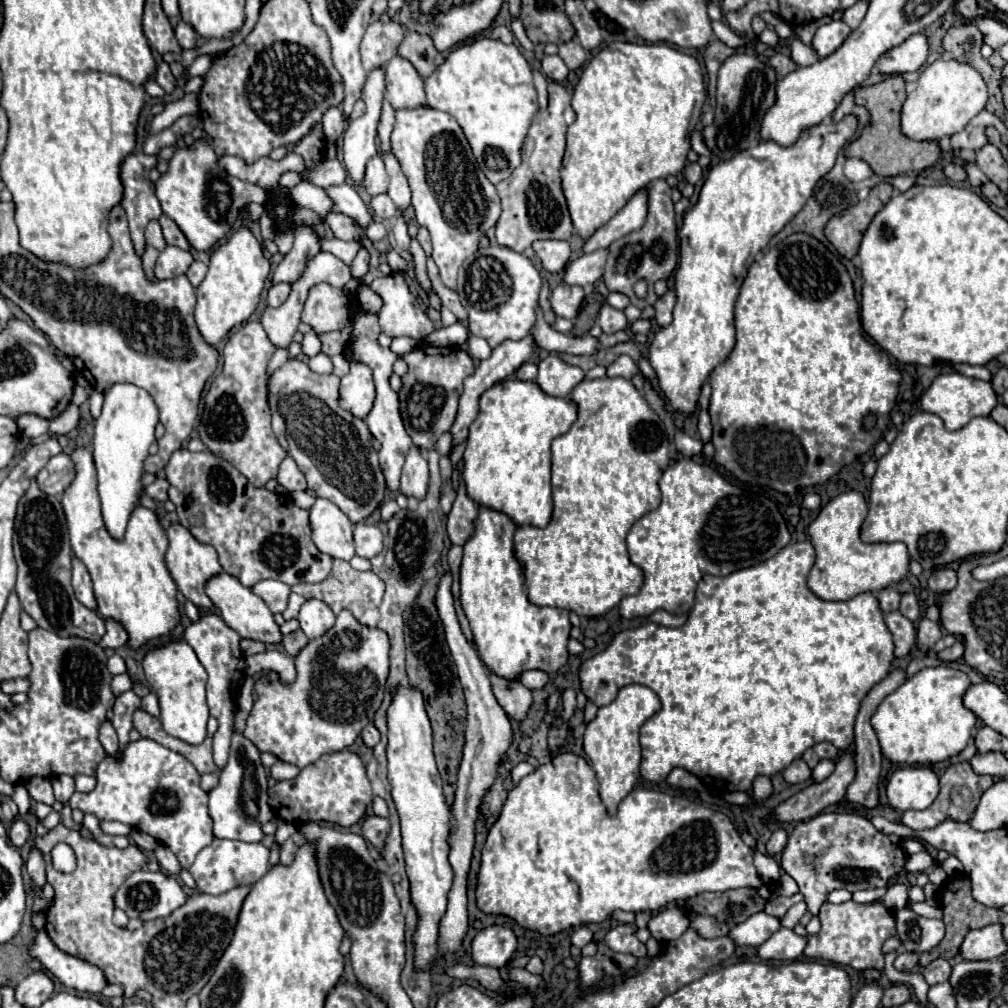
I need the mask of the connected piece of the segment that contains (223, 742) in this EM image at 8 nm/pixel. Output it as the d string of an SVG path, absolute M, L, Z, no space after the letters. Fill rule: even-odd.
M208 612L202 614L200 620L192 622L184 630L184 640L194 648L198 660L208 672L208 682L206 682L206 700L210 708L210 716L218 720L218 730L214 734L214 764L218 770L224 768L228 760L228 748L230 748L230 732L232 732L232 722L234 722L234 710L236 710L236 698L238 698L238 684L244 676L244 656L240 650L240 636L236 630L232 630L218 614Z

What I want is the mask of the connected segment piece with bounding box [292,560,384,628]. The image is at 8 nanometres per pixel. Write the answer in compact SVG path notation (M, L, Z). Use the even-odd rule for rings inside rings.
M334 560L332 562L332 570L330 570L326 580L322 580L320 584L296 584L296 586L292 586L292 592L300 594L304 598L320 598L320 600L324 600L332 608L334 614L340 614L342 610L350 610L358 618L358 622L362 626L376 628L378 618L380 618L376 606L382 600L384 582L370 570L368 572L360 572L360 570L354 570L346 560ZM368 608L374 608L374 610L368 610Z

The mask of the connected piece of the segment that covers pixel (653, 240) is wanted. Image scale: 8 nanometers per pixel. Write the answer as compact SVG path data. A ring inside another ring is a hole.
M652 180L650 184L644 186L644 190L648 190L648 218L646 224L636 230L630 232L622 238L620 244L612 244L608 248L608 260L604 266L604 284L610 292L622 292L630 298L630 302L644 310L646 306L652 306L658 296L654 294L654 282L656 280L666 280L676 264L678 264L678 234L676 234L676 216L674 216L674 202L670 198L672 188L666 184L666 180ZM638 278L646 278L648 280L648 296L644 300L640 300L634 290L632 284Z

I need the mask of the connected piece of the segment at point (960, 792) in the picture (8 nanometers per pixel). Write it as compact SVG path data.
M968 762L962 764L954 764L950 766L942 778L940 778L940 794L934 800L934 804L926 810L908 810L902 814L902 822L912 828L912 830L926 830L926 828L936 828L938 824L942 824L944 820L956 820L956 822L968 822L978 806L980 796L986 792L986 788L990 788L994 784L994 780L990 776L976 776L970 768Z

